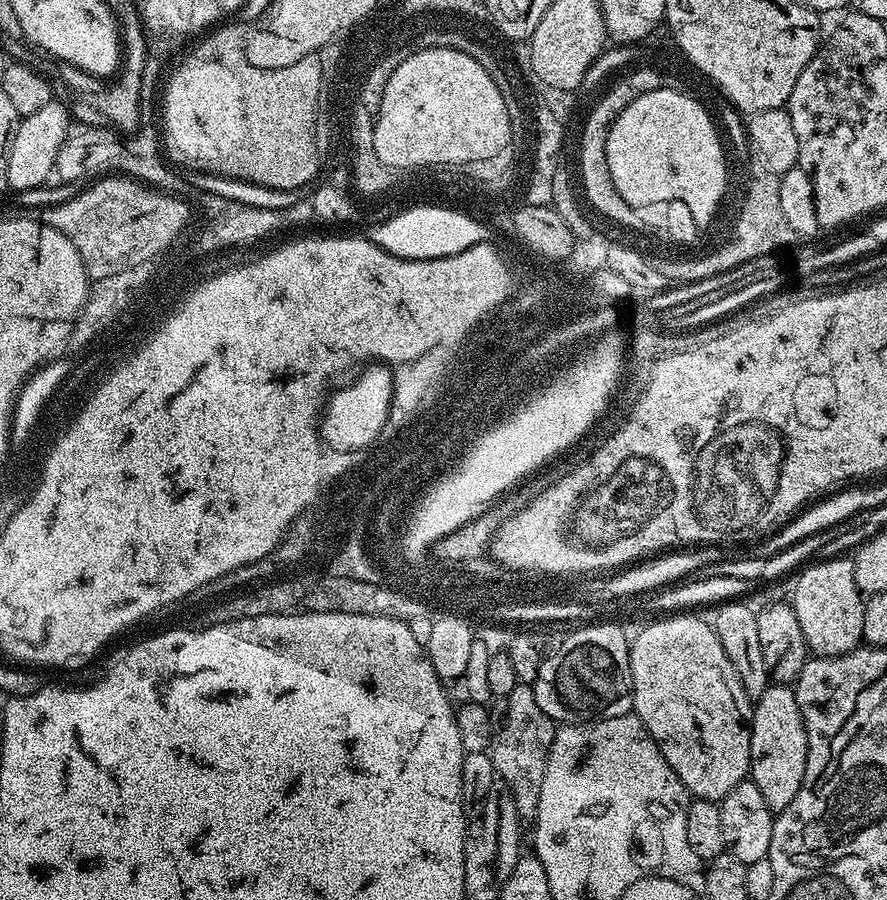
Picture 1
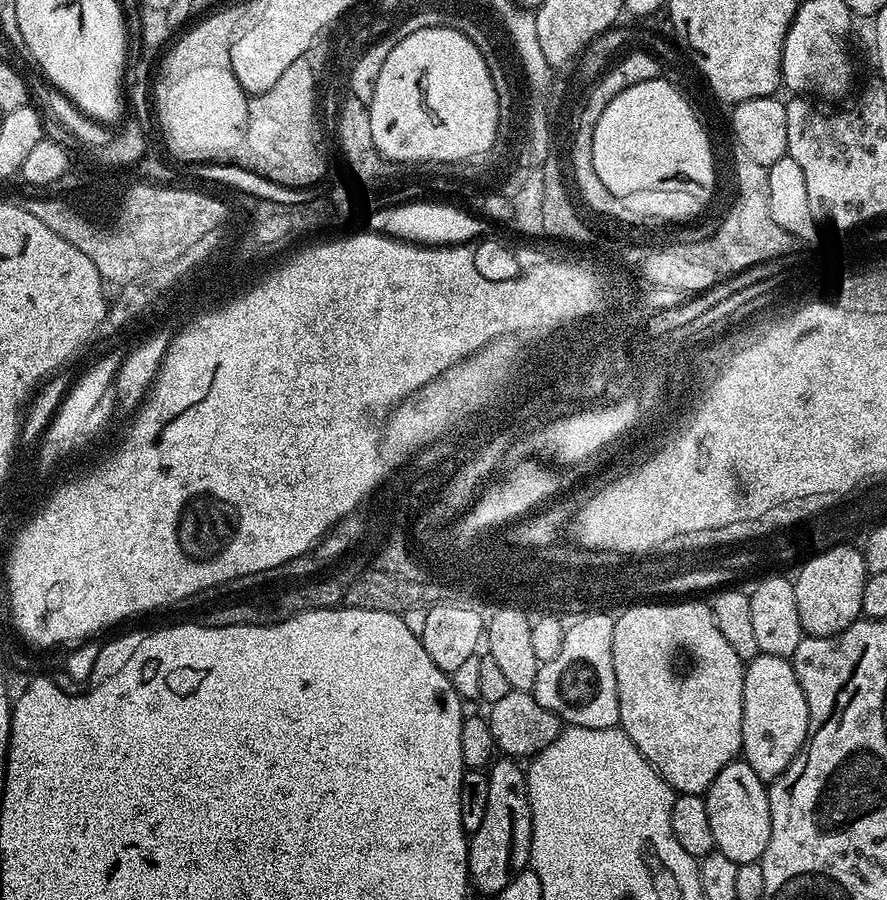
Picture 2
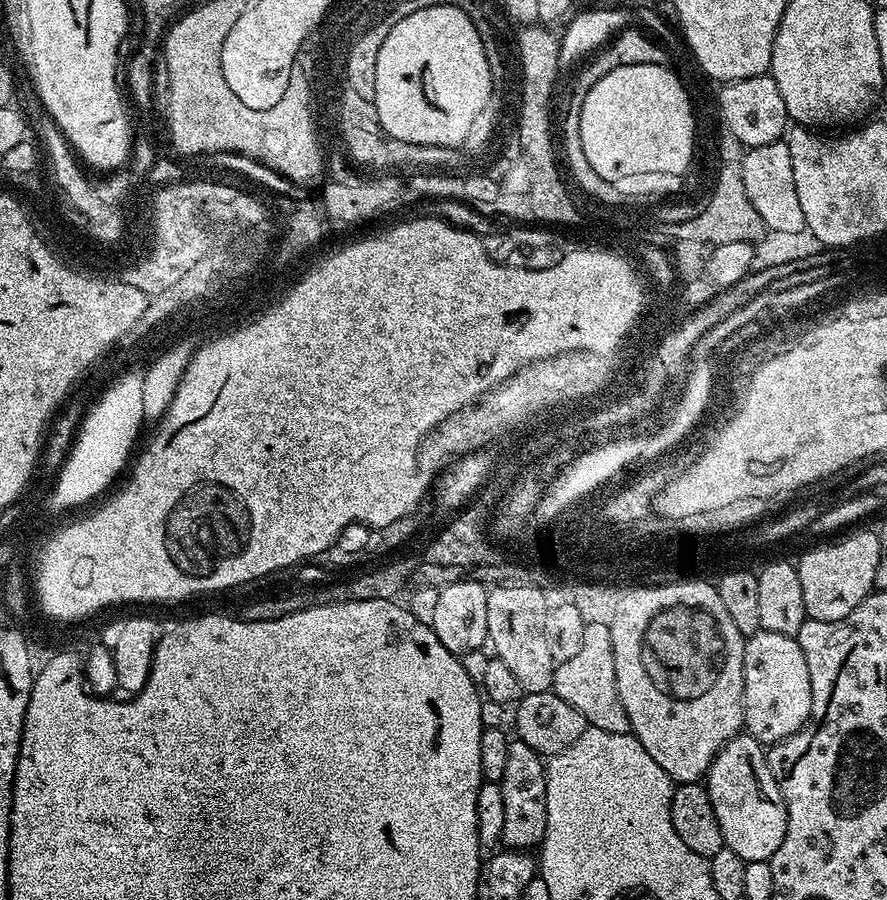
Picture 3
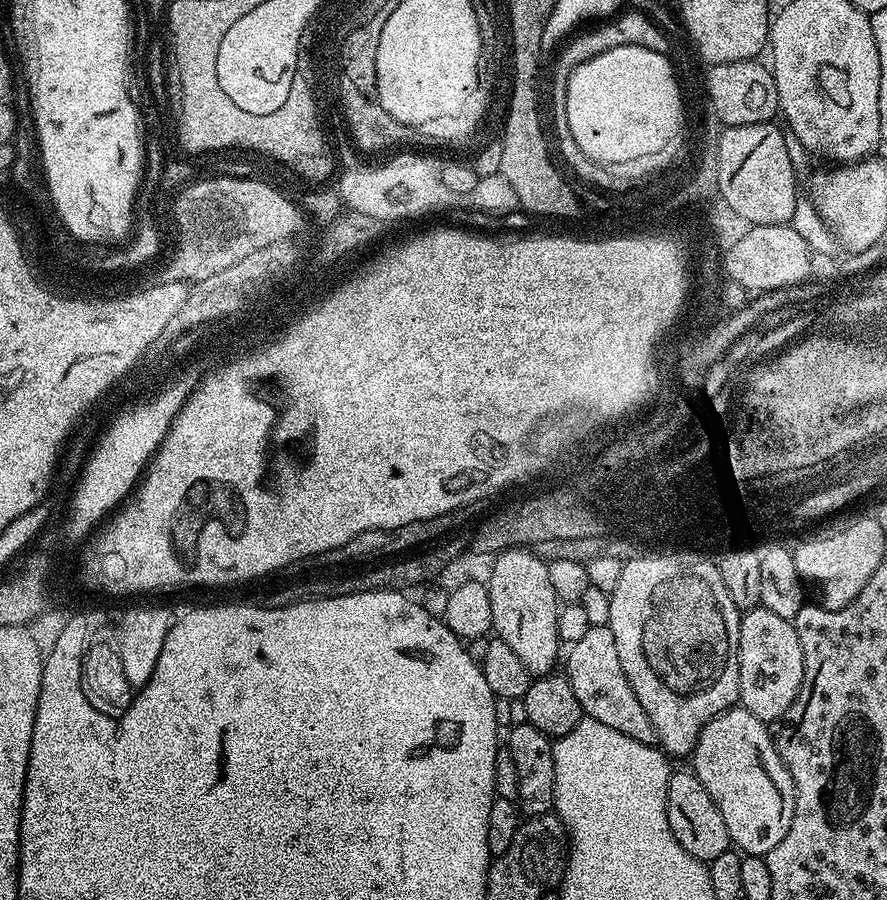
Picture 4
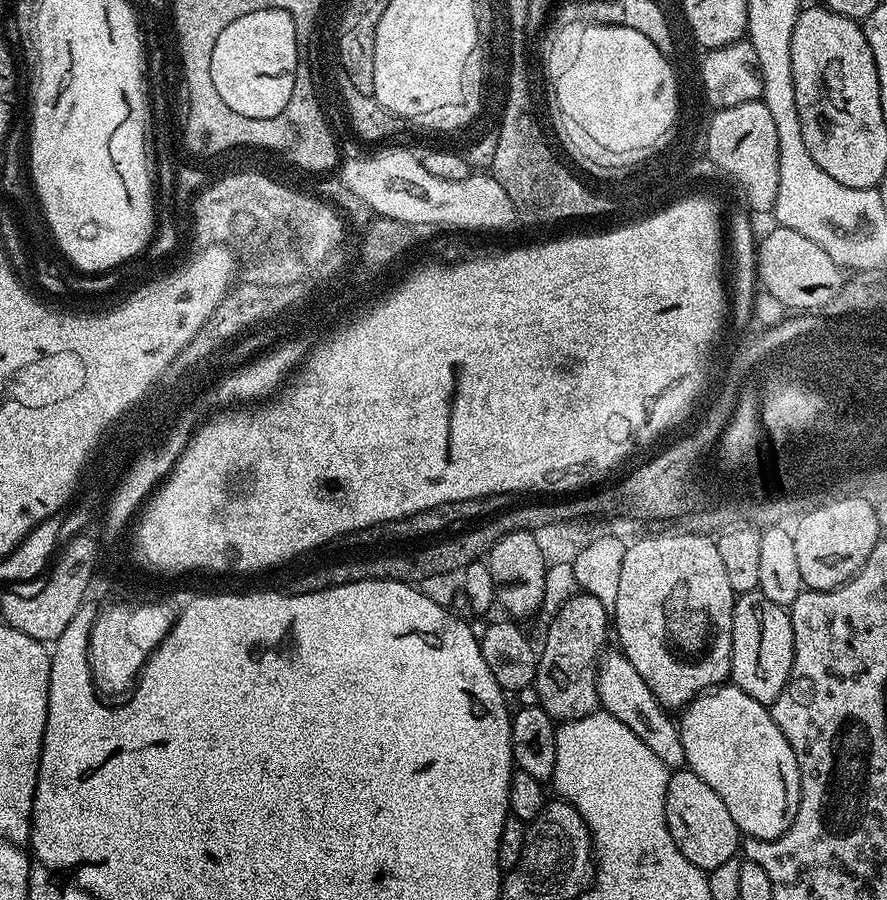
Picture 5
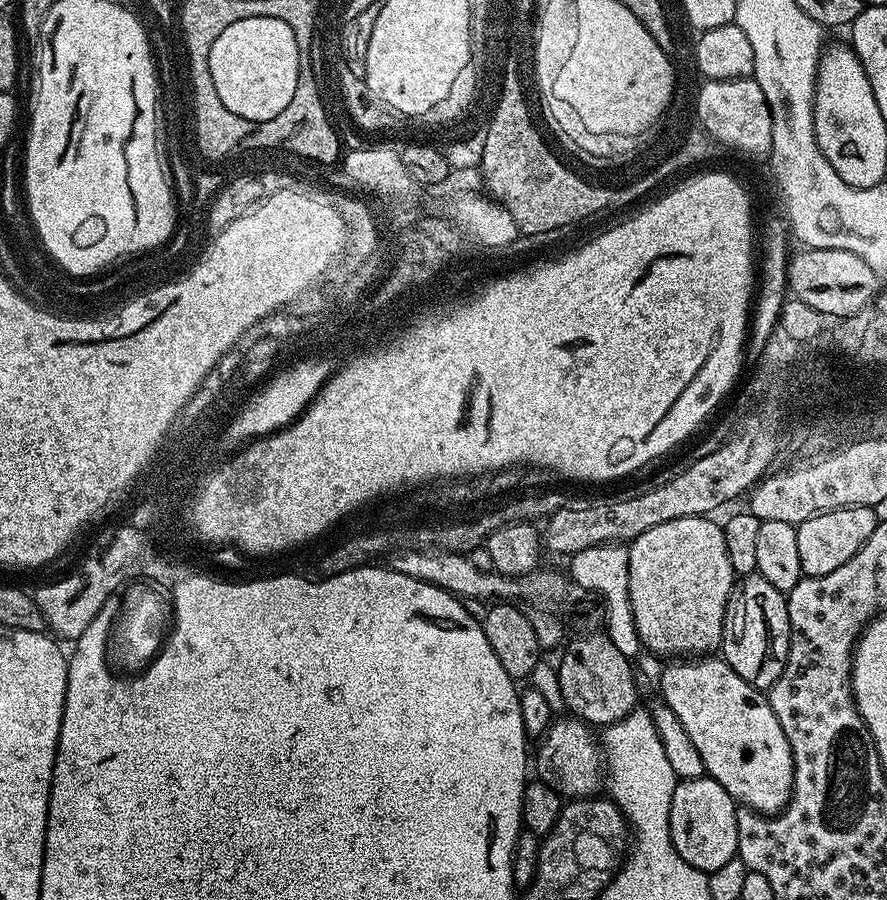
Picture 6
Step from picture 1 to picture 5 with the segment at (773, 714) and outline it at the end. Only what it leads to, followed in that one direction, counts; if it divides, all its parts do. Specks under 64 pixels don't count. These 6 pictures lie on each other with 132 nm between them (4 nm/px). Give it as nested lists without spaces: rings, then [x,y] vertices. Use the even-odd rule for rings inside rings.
[[[760,591],[741,592],[732,605],[732,675],[731,683],[737,688],[746,690],[750,698],[770,706],[782,694],[786,682],[790,678],[790,670],[794,662],[794,630],[788,617],[789,609],[782,604],[770,602]]]

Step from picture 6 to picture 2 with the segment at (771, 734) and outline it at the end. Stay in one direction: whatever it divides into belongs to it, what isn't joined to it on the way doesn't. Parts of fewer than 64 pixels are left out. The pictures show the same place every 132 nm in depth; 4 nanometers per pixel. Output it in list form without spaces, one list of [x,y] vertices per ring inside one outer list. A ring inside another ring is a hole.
[[[743,758],[731,760],[703,793],[710,834],[714,834],[715,851],[726,854],[730,862],[754,864],[770,842],[770,802],[766,782],[750,770]]]

